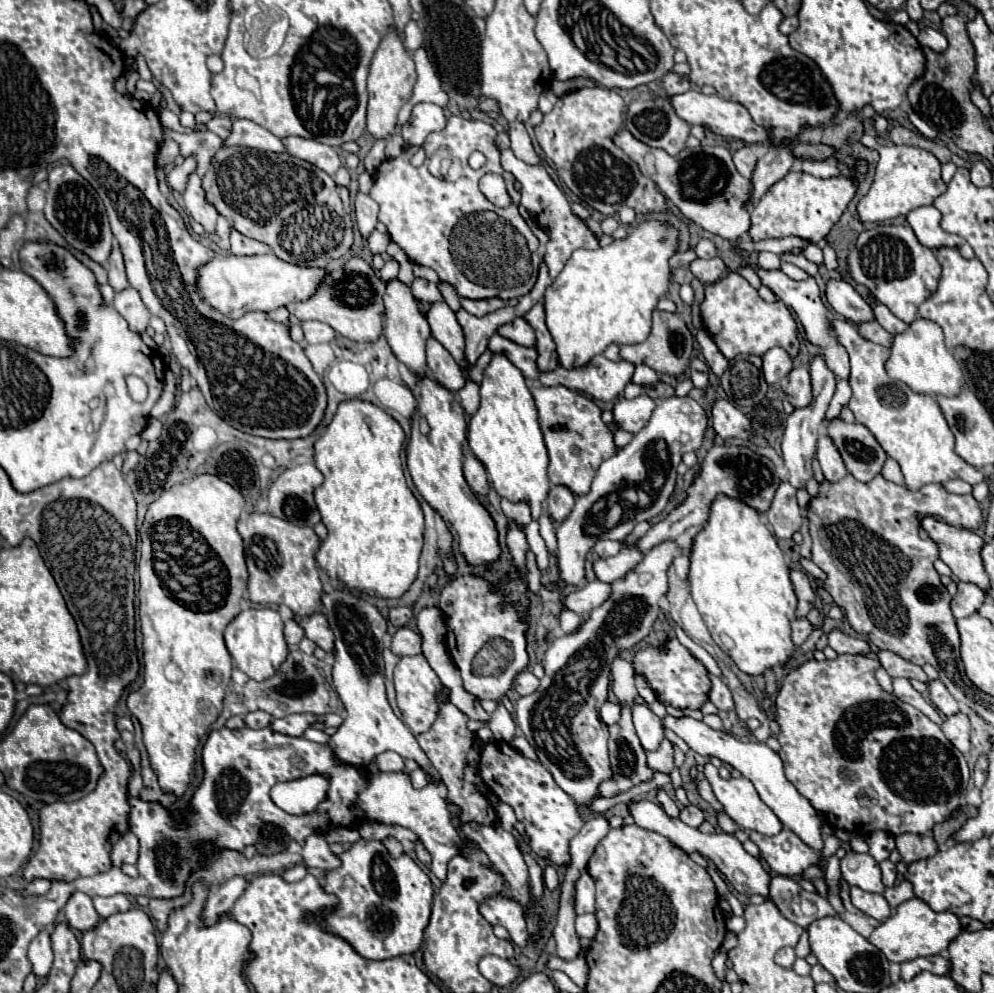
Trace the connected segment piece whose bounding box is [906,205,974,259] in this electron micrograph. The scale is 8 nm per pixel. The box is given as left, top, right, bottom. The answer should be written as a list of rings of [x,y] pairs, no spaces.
[[[918,207],[918,211],[910,211],[908,213],[908,223],[910,227],[914,229],[918,241],[924,245],[924,247],[930,247],[930,249],[940,249],[940,247],[956,247],[960,251],[962,257],[966,259],[972,259],[974,257],[974,251],[972,247],[958,235],[952,235],[952,233],[946,233],[942,227],[940,227],[940,211],[936,207]]]

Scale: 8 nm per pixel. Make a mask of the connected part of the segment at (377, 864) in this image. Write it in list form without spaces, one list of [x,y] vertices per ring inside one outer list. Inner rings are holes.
[[[360,839],[340,859],[342,865],[326,873],[324,885],[340,903],[334,911],[320,913],[322,925],[330,933],[344,937],[366,959],[392,959],[418,951],[434,895],[428,875],[408,855],[392,859],[380,841]],[[346,877],[354,879],[352,887],[344,885]]]

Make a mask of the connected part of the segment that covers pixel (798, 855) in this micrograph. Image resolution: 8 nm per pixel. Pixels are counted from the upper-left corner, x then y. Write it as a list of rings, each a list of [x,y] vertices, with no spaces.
[[[782,829],[774,837],[750,831],[748,837],[758,845],[762,859],[772,867],[776,875],[800,875],[804,869],[818,861],[818,853],[788,829]]]

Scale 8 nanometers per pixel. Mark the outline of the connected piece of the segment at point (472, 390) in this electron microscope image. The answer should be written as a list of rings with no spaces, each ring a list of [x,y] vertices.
[[[466,379],[466,385],[464,385],[464,389],[460,389],[460,391],[458,391],[458,399],[460,399],[460,403],[462,403],[464,411],[466,411],[468,415],[474,415],[474,413],[478,411],[478,405],[480,405],[478,385]]]

